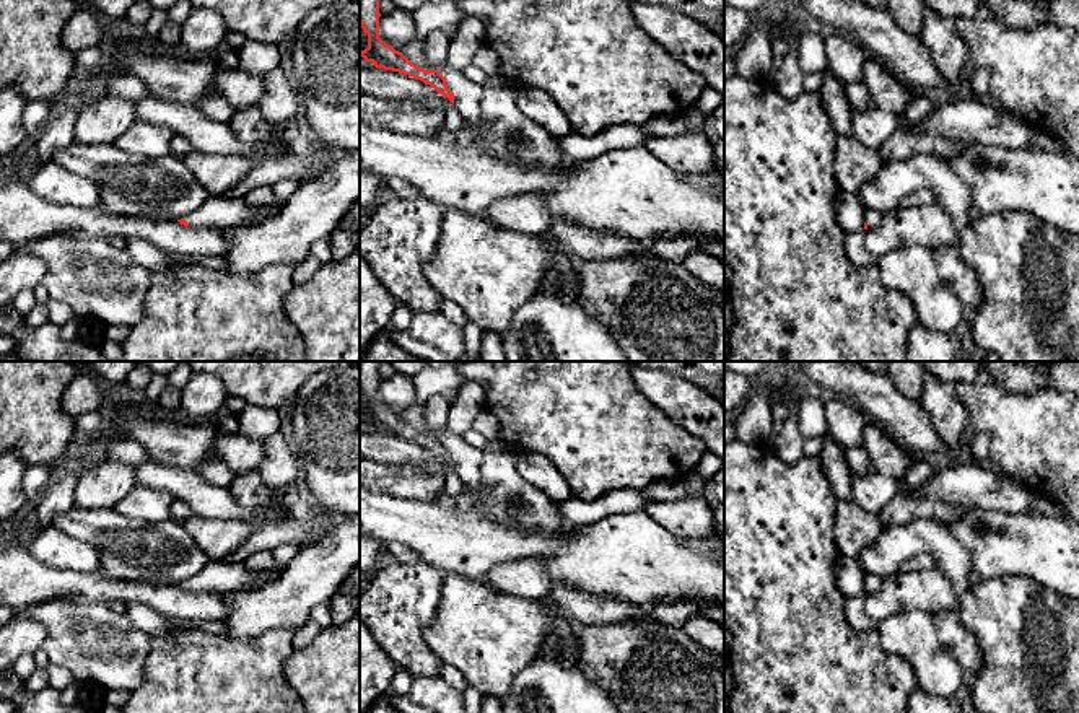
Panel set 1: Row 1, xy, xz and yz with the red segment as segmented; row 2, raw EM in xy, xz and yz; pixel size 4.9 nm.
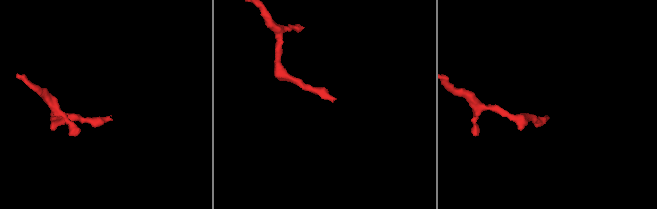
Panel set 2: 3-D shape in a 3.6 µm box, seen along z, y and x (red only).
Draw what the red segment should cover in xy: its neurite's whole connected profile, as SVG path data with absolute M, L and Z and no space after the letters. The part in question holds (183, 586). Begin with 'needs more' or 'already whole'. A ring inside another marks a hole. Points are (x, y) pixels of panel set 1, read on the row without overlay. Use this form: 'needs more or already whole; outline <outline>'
needs more; outline M210 560L195 576L177 584L184 591L242 591L251 581L251 573L244 563L226 563Z

